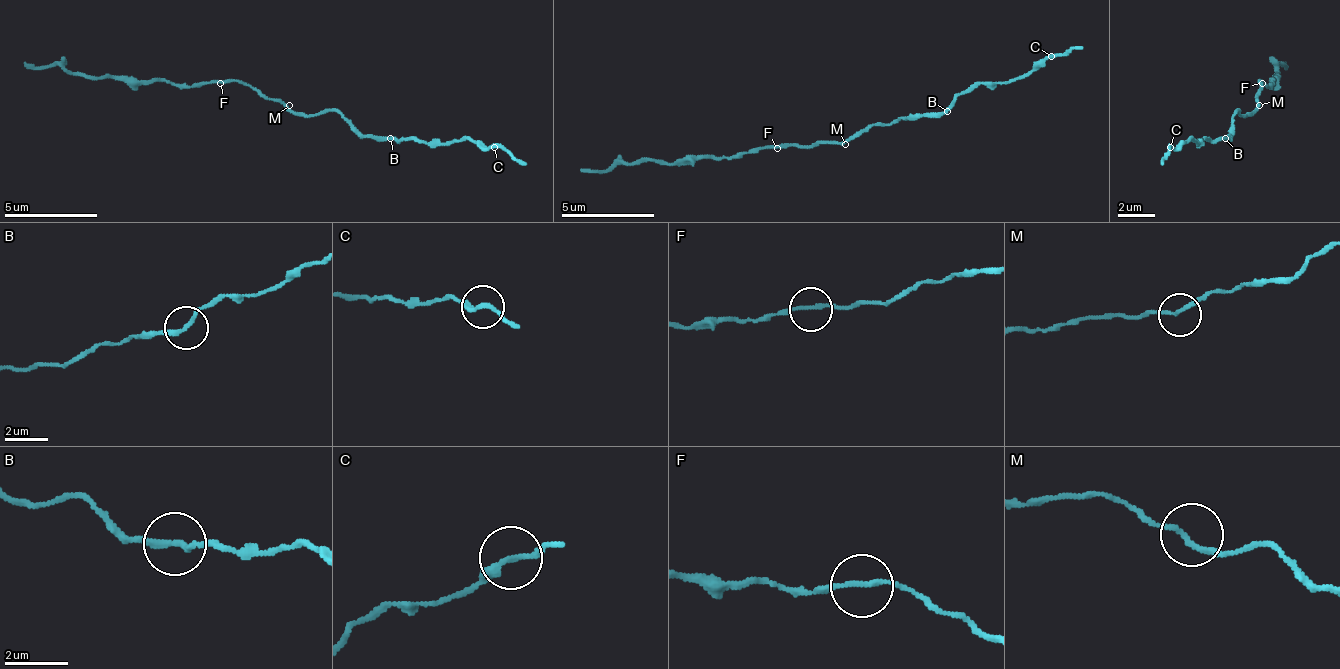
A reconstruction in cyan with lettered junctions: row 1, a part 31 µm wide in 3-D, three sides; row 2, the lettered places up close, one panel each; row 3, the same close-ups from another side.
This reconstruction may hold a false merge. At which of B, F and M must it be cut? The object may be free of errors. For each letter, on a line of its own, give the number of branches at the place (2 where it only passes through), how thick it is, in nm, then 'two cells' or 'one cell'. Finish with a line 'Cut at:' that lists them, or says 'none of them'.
B: branches 2; calibre 200 nm; one cell
F: branches 2; calibre 140 nm; one cell
M: branches 2; calibre 160 nm; one cell
Cut at: none of them

